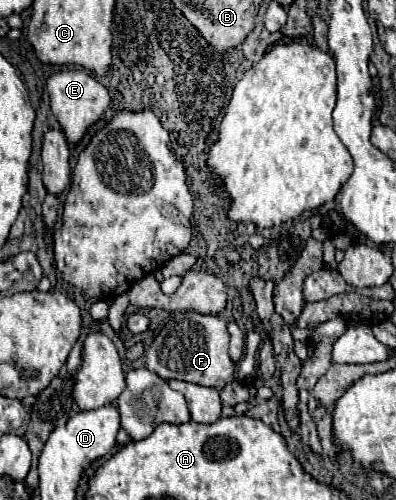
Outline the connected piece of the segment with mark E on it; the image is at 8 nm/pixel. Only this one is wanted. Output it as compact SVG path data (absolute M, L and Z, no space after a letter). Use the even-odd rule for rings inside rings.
M61 69L61 71L53 73L47 79L47 93L49 93L51 111L57 117L59 125L67 137L69 147L75 147L85 137L87 129L105 115L105 111L111 103L107 89L95 77L91 77L85 69Z

